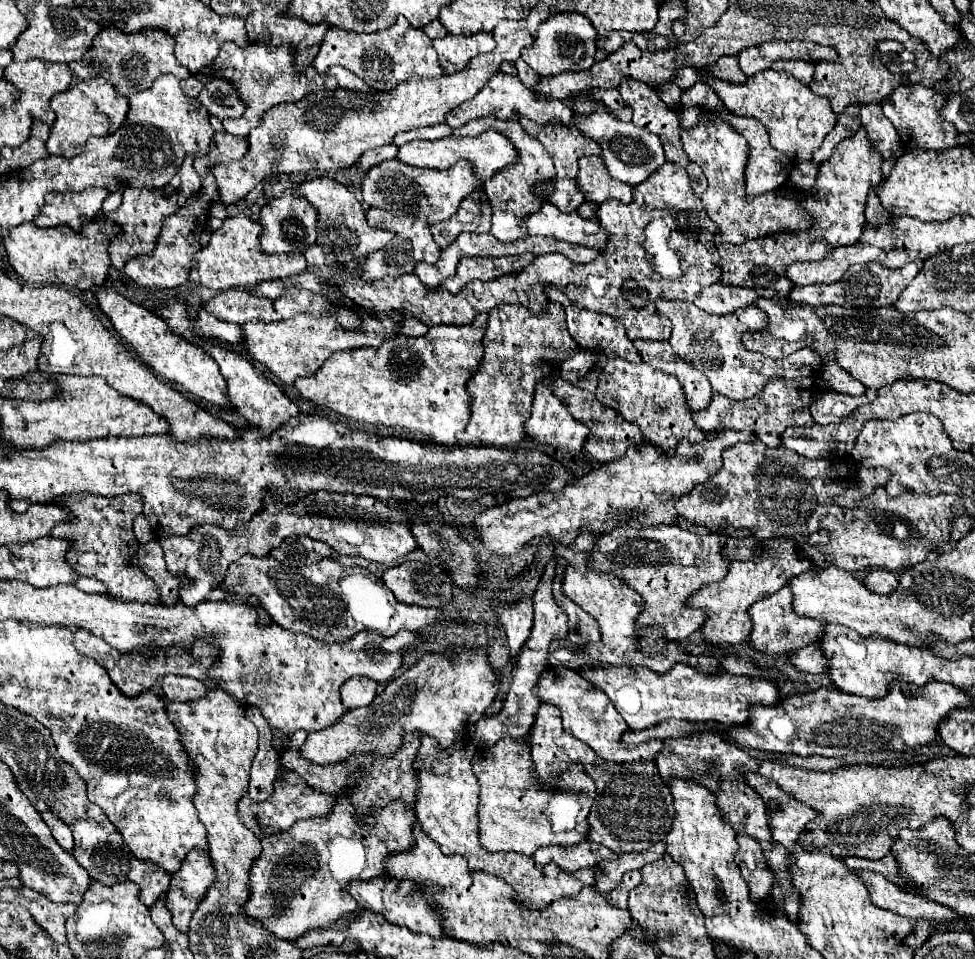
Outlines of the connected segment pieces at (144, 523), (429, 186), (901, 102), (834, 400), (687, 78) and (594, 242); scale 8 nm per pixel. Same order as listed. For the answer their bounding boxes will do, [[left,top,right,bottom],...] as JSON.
[[133,516,153,542],[361,158,481,224],[881,84,957,150],[811,392,867,424],[675,68,705,90],[525,202,609,250]]

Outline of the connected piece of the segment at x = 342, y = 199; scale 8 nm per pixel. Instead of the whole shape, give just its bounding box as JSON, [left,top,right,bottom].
[297,178,395,262]

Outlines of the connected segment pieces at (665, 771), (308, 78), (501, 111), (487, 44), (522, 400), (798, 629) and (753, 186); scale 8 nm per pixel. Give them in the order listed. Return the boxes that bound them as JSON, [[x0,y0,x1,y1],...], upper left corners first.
[[657,732,799,920],[197,42,367,136],[447,72,572,128],[433,32,495,74],[458,302,577,446],[749,586,825,656],[729,120,793,200]]

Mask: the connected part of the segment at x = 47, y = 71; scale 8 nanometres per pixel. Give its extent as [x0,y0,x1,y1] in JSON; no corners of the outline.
[3,60,71,126]

